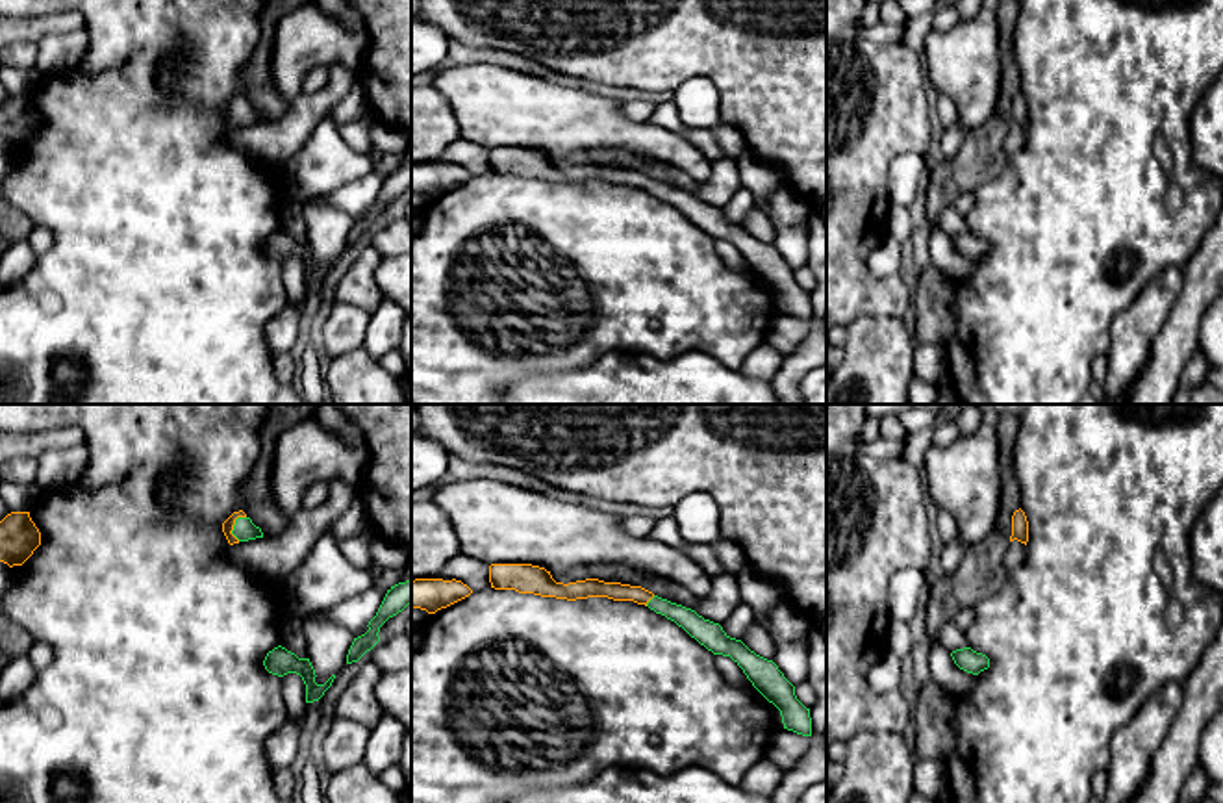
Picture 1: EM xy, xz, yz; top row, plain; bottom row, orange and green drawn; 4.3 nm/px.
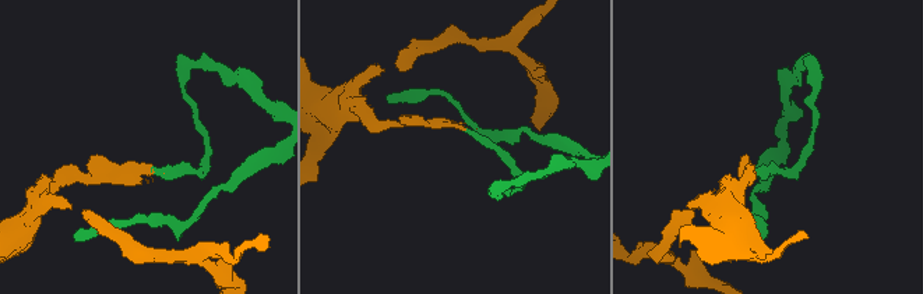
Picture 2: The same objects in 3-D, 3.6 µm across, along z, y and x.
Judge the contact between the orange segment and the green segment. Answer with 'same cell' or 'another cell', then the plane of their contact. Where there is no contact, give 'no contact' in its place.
same cell | xy

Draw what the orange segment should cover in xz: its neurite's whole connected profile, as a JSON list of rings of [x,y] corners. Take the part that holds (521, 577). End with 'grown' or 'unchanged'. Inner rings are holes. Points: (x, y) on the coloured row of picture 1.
[[[491,564],[489,582],[495,590],[515,590],[556,599],[608,597],[613,601],[634,601],[682,627],[691,638],[713,655],[730,656],[752,682],[752,686],[773,703],[782,716],[784,729],[812,736],[810,708],[795,695],[795,686],[784,677],[773,660],[750,651],[741,640],[730,638],[719,623],[704,619],[695,610],[654,595],[641,586],[586,579],[576,582],[556,582],[545,567],[532,564]]]; grown

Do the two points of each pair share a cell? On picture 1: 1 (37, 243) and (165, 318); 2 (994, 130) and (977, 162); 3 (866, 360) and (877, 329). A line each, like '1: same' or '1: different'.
1: different
2: same
3: same

